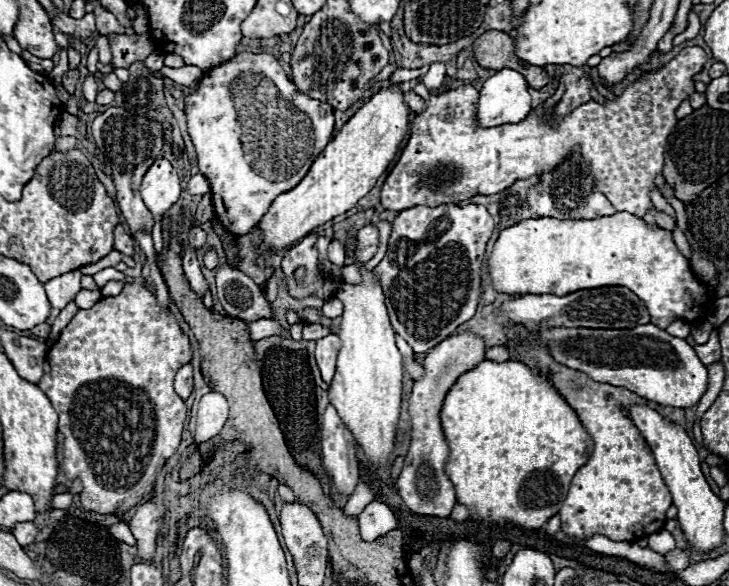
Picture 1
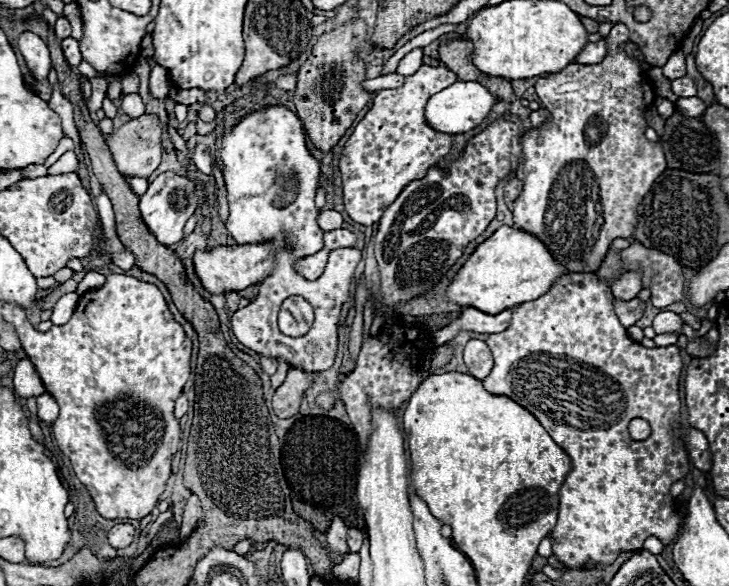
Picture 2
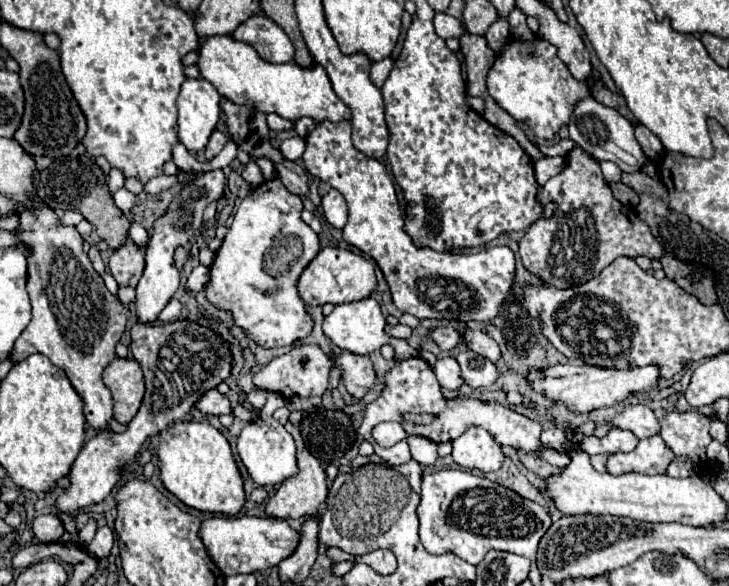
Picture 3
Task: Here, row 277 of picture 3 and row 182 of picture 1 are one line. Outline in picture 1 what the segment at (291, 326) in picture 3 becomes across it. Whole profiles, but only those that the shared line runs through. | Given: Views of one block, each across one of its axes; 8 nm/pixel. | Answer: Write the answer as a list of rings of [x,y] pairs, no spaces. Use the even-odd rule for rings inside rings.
[[[242,52],[230,62],[206,72],[200,84],[184,98],[184,112],[188,118],[188,132],[196,146],[198,168],[210,178],[212,204],[216,218],[232,236],[248,234],[256,222],[268,212],[278,194],[292,190],[308,174],[316,156],[326,148],[334,132],[334,112],[326,102],[318,102],[298,92],[288,80],[278,58],[262,52]]]

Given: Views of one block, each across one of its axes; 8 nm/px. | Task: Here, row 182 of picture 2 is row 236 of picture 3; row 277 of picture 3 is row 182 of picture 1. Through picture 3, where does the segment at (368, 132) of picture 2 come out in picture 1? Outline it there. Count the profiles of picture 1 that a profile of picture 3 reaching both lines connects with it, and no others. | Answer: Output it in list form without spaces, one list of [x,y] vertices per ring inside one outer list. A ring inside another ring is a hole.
[[[698,46],[684,48],[674,60],[664,64],[660,70],[650,70],[644,78],[630,84],[616,100],[608,100],[606,104],[586,102],[578,106],[572,114],[558,120],[558,128],[548,126],[550,114],[544,114],[544,112],[542,114],[532,112],[520,124],[480,128],[474,122],[474,102],[478,100],[478,90],[474,86],[466,84],[466,86],[446,90],[442,94],[430,92],[430,96],[424,98],[424,112],[414,114],[414,120],[410,124],[408,144],[402,150],[400,160],[390,170],[380,190],[380,204],[384,210],[400,212],[404,208],[412,208],[420,204],[430,204],[430,206],[458,204],[476,194],[486,194],[486,196],[498,194],[510,188],[520,178],[530,178],[530,176],[540,176],[542,172],[550,172],[578,144],[582,156],[588,162],[592,162],[592,174],[598,184],[598,190],[606,194],[606,198],[612,202],[612,206],[618,212],[630,212],[642,218],[652,206],[650,188],[658,188],[654,184],[654,176],[662,172],[668,134],[678,122],[678,118],[674,116],[674,110],[680,106],[682,100],[686,100],[694,92],[692,76],[702,70],[704,62],[706,62],[706,52],[702,48]]]

